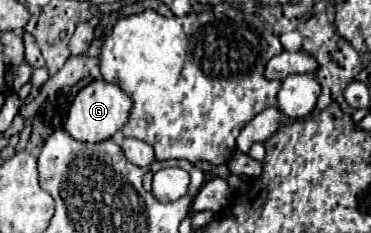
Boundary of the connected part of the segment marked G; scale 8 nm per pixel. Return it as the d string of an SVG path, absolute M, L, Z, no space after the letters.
M98 79L98 81L92 81L90 85L86 85L84 89L78 91L78 95L74 97L74 101L68 109L68 119L64 123L64 129L76 141L98 143L98 141L110 139L128 121L130 107L132 107L132 101L120 87Z

